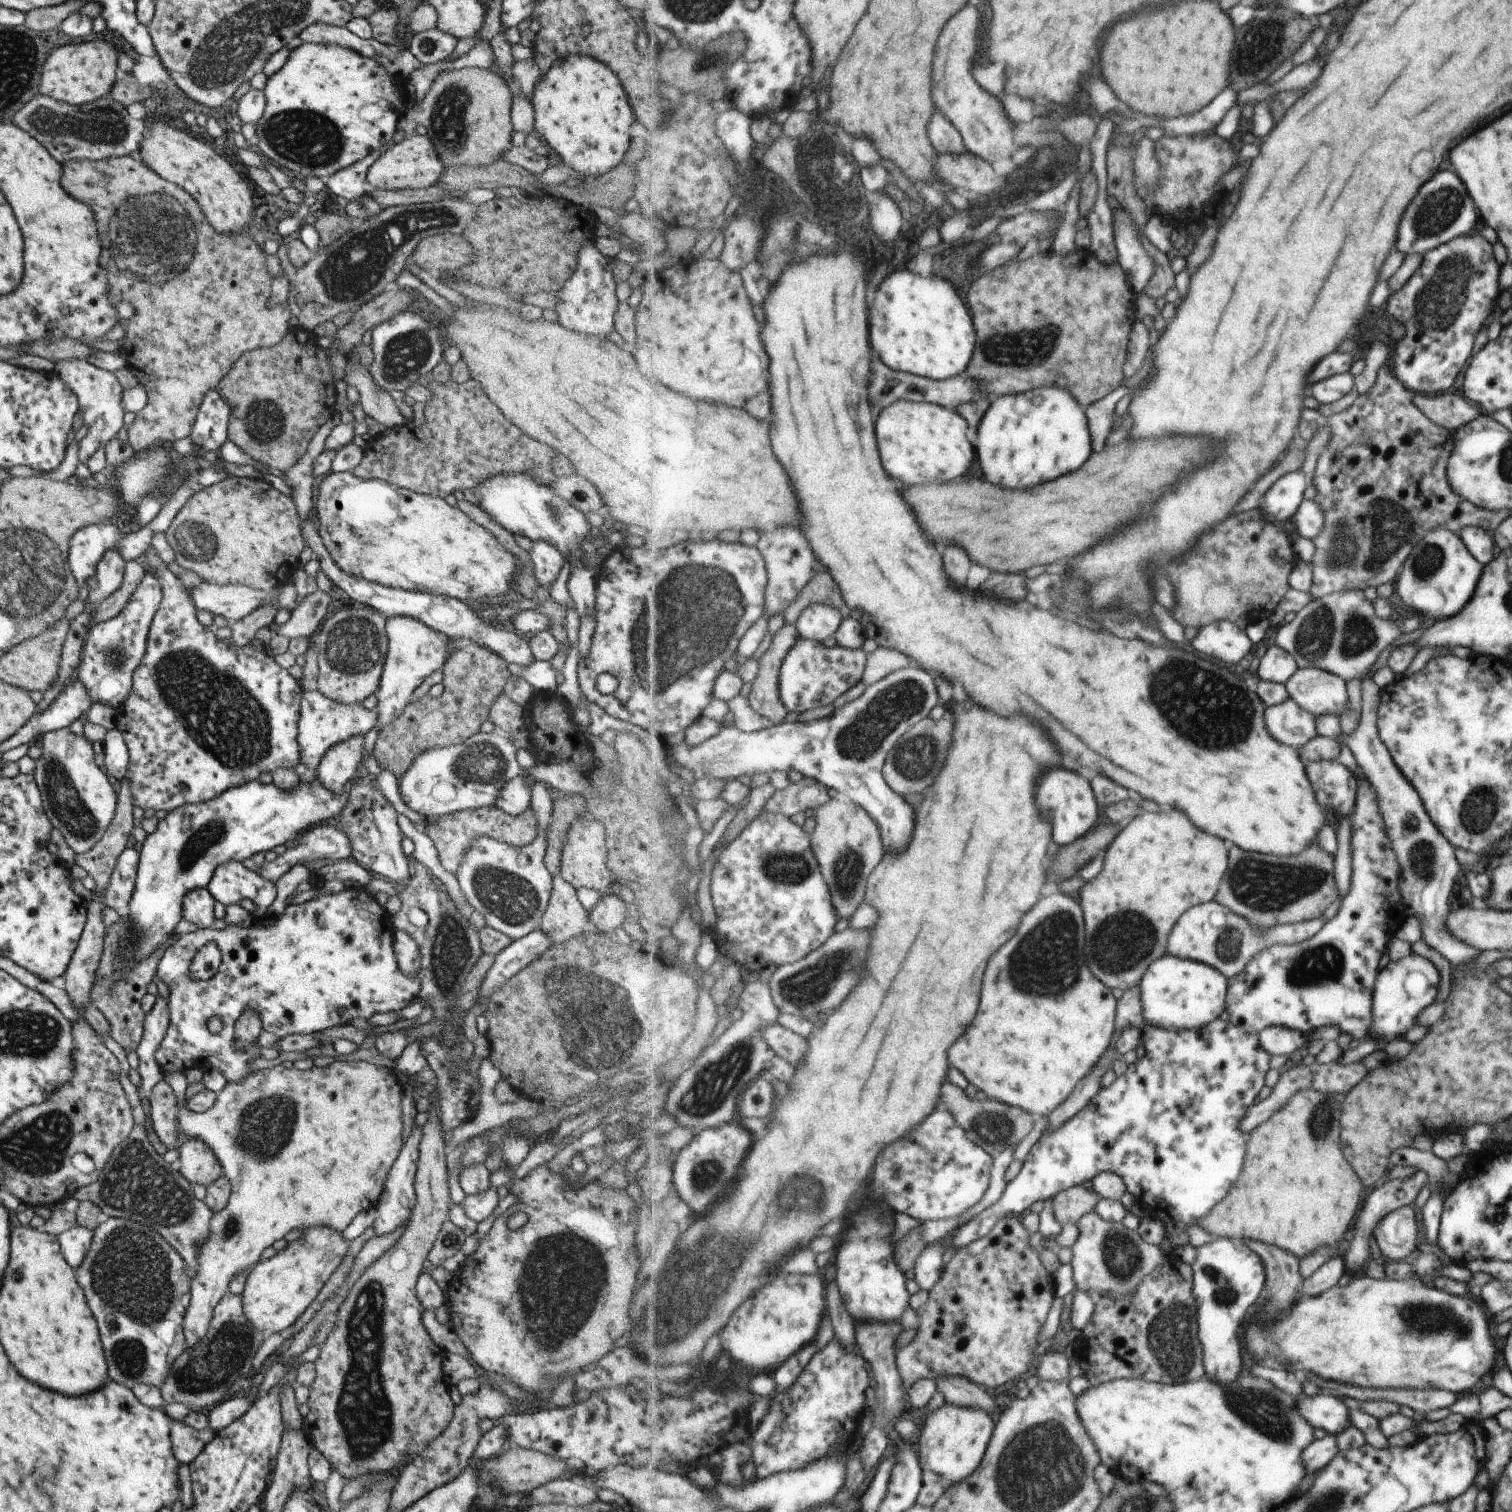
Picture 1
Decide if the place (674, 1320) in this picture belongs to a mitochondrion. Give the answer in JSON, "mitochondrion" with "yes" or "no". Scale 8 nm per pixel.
{"mitochondrion":"yes"}

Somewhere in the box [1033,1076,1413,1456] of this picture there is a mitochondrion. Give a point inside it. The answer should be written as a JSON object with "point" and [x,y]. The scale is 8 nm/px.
{"point":[1170,1338]}

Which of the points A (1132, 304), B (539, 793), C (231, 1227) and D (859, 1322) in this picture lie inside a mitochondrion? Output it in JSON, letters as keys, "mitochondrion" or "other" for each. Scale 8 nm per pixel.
{"A":"other","B":"other","C":"mitochondrion","D":"other"}

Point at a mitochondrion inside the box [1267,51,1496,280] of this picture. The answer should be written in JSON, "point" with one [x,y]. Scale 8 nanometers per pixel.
{"point":[1438,211]}

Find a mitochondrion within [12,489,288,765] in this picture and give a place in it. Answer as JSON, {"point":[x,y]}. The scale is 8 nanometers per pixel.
{"point":[196,543]}

